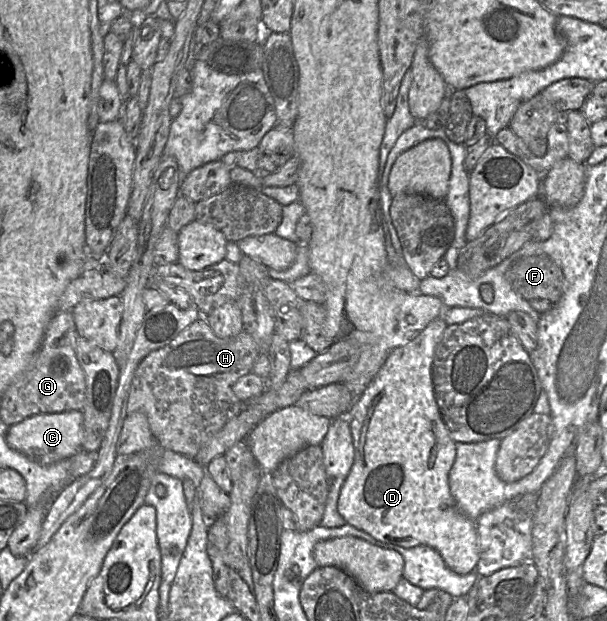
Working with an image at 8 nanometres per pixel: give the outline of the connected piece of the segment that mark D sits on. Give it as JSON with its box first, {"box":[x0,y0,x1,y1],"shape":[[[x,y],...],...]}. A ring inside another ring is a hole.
{"box":[338,315,479,575],"shape":[[[442,315],[408,343],[391,351],[376,376],[354,401],[348,412],[354,462],[340,492],[338,511],[347,524],[378,541],[402,548],[429,546],[439,552],[450,570],[467,575],[475,572],[479,560],[476,522],[459,510],[450,491],[449,472],[455,461],[456,444],[440,414],[432,381],[435,348],[446,327]]]}

